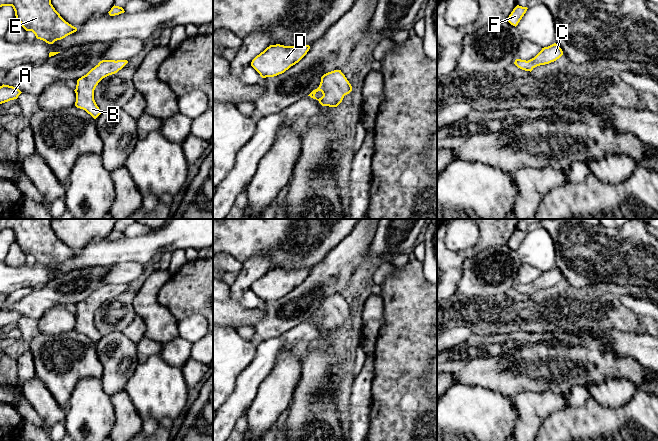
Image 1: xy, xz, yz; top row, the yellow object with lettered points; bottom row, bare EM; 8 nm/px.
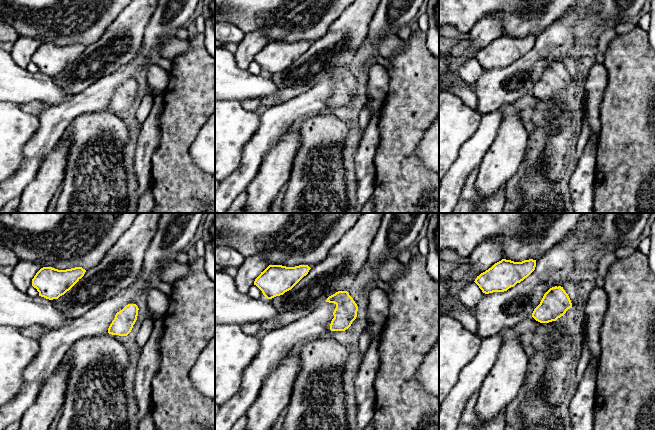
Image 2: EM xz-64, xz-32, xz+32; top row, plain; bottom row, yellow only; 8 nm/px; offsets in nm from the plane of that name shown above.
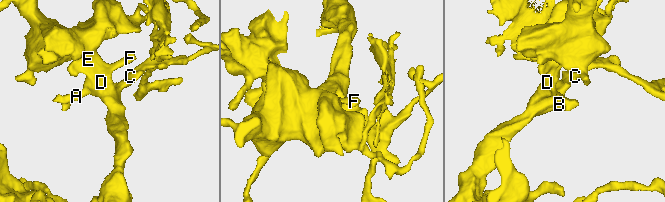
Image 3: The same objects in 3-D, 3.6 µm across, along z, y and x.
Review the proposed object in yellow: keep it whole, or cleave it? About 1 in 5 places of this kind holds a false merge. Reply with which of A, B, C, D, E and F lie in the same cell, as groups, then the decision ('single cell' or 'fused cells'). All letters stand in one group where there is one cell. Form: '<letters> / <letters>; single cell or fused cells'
A B C D E F; single cell

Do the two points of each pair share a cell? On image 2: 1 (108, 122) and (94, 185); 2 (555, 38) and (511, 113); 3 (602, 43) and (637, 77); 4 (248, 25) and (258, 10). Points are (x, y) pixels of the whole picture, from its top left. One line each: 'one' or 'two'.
1: one
2: two
3: two
4: one

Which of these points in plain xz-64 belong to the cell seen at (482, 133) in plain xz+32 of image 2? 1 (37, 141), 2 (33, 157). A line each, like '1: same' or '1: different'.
1: same
2: same

